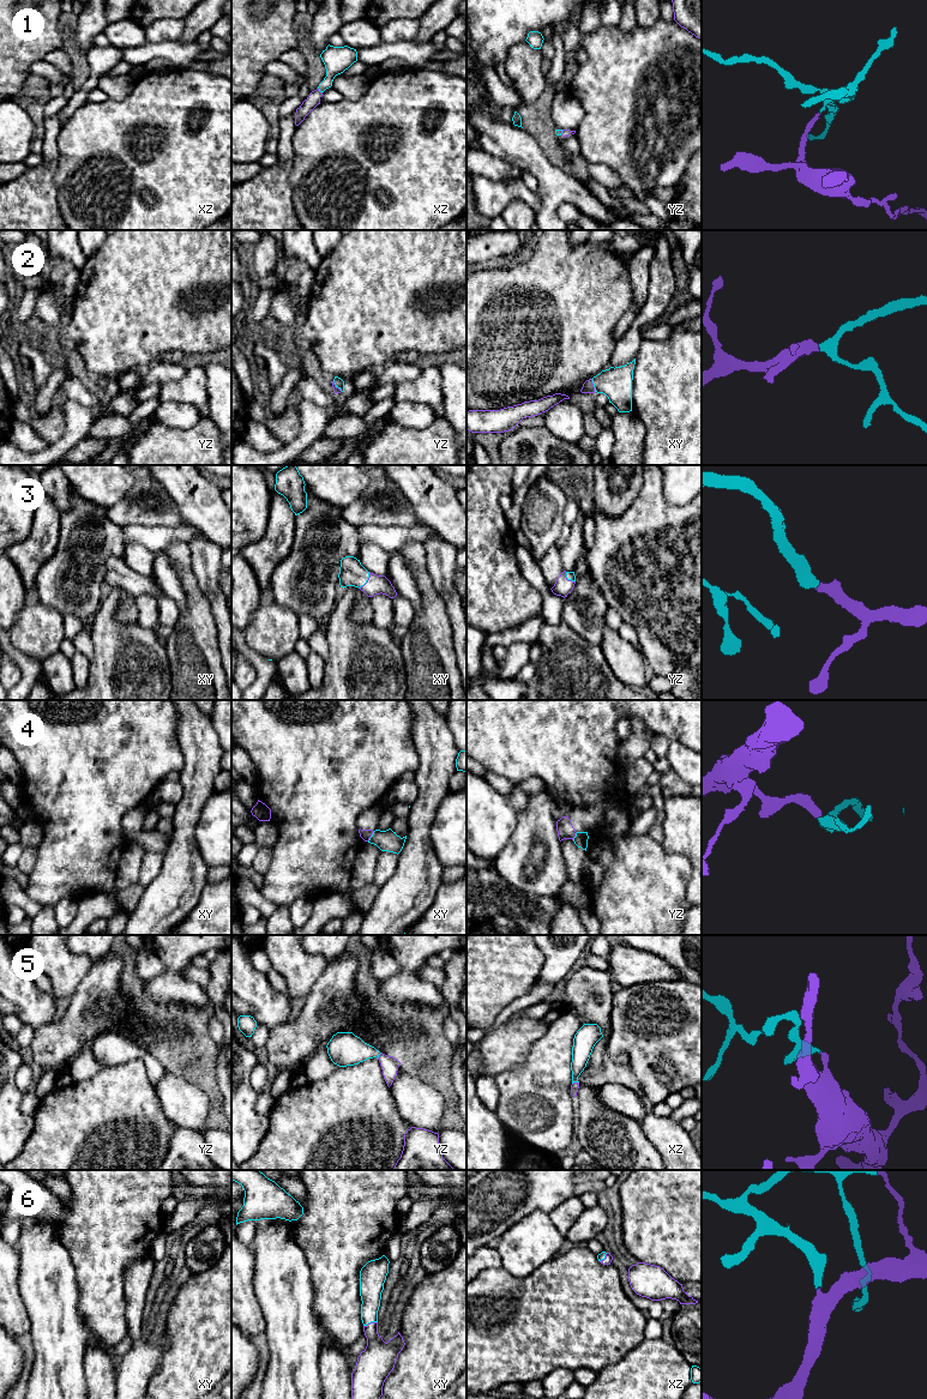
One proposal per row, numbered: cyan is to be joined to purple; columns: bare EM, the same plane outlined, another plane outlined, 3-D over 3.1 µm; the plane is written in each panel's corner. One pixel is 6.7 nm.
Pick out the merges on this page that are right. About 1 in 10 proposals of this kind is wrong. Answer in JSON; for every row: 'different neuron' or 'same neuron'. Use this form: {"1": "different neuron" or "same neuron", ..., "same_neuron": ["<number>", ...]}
{"1": "same neuron", "2": "same neuron", "3": "same neuron", "4": "different neuron", "5": "same neuron", "6": "same neuron", "same_neuron": ["1", "2", "3", "5", "6"]}

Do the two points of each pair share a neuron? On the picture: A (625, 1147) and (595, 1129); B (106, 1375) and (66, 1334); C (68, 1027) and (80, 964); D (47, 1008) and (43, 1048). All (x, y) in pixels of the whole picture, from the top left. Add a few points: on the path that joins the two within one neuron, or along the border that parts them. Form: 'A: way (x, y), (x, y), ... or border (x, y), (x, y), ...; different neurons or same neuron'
A: way (618, 1144), (602, 1132); same neuron
B: border (90, 1344), (83, 1358), (85, 1382); different neurons
C: border (91, 965), (72, 995); different neurons
D: border (56, 1018), (34, 1030); different neurons

